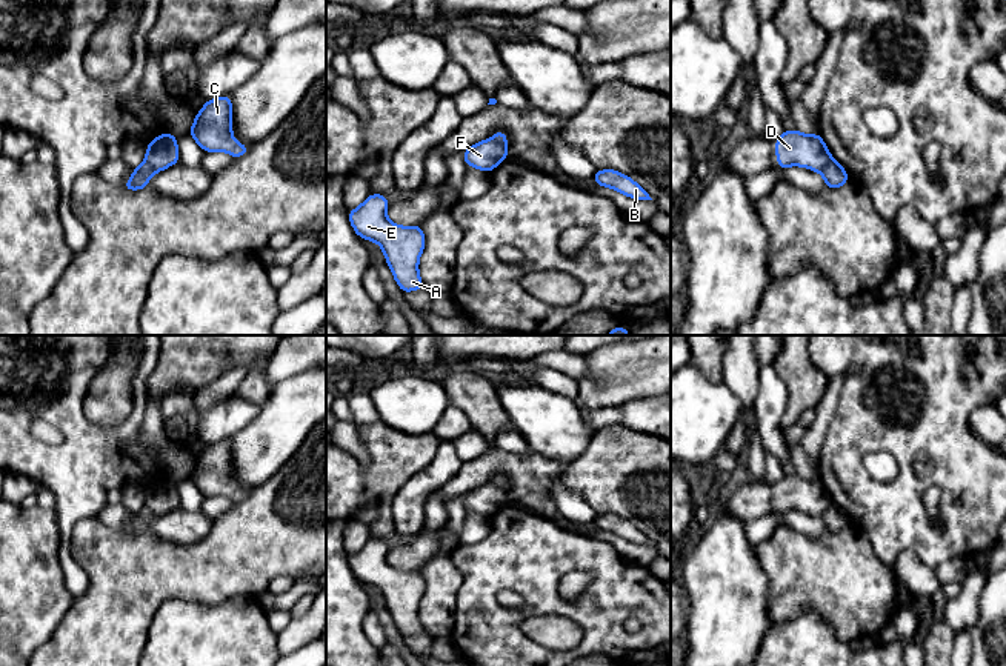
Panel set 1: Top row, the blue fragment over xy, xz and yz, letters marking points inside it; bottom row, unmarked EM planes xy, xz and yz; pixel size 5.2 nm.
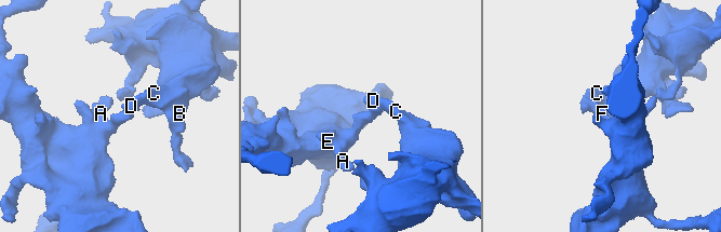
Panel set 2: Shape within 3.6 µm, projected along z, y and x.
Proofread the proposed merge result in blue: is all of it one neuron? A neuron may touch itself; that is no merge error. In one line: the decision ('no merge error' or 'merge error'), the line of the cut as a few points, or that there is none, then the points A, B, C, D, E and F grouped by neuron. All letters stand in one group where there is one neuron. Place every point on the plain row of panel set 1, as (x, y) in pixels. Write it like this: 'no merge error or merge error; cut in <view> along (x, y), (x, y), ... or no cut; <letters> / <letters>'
merge error; cut in yz along (831, 502), (820, 517); A E F / B C D

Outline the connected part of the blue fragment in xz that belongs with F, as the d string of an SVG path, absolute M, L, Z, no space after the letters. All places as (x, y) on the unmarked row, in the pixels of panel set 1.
M486 483L465 494L463 503L466 511L472 511L489 518L497 509L509 501L503 489L494 483Z

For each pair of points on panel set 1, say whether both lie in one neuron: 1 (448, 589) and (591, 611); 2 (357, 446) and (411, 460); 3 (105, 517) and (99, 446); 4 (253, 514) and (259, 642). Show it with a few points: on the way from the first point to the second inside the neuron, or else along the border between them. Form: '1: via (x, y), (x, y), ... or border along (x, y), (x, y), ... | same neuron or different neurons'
1: border along (449, 556), (462, 577), (454, 626) | different neurons
2: border along (356, 426), (366, 452), (365, 465) | different neurons
3: border along (108, 505), (96, 517) | different neurons
4: border along (256, 596), (231, 596), (220, 603) | different neurons

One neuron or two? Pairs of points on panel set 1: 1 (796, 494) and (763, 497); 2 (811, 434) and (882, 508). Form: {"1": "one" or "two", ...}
{"1": "one", "2": "two"}

